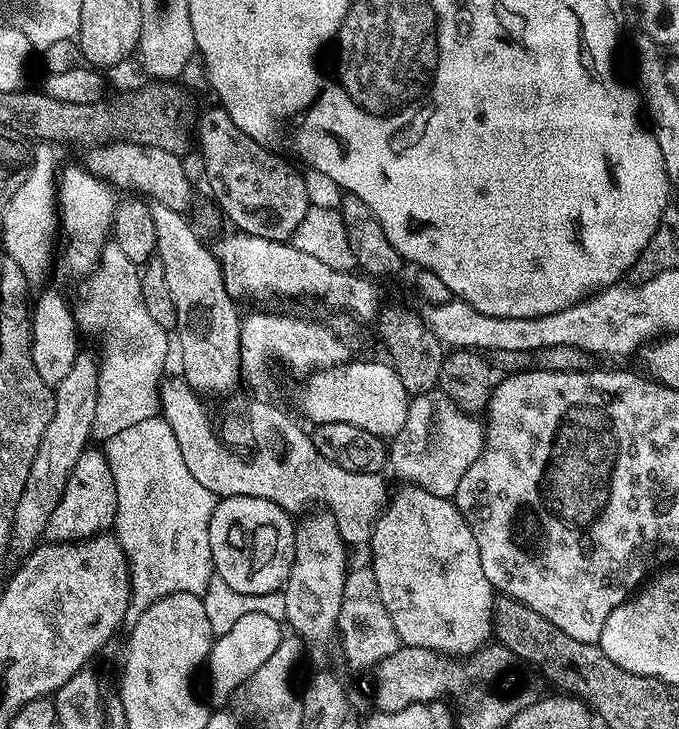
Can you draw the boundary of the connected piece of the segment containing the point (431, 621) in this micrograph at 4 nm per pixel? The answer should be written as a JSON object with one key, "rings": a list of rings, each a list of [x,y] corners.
{"rings":[[[400,486],[391,493],[390,499],[384,505],[384,511],[376,519],[376,525],[372,528],[370,549],[372,548],[372,560],[370,566],[374,570],[374,578],[378,578],[378,594],[382,594],[382,606],[386,606],[386,614],[390,614],[390,622],[394,622],[394,630],[398,630],[398,638],[401,645],[418,646],[422,650],[434,650],[457,658],[470,658],[475,652],[480,651],[494,636],[494,609],[498,599],[492,584],[486,578],[482,570],[482,558],[478,554],[478,542],[470,530],[464,515],[457,510],[455,503],[449,498],[438,498],[426,490],[415,486]]]}

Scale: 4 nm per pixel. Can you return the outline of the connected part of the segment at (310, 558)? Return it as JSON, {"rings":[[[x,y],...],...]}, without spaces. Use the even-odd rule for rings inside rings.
{"rings":[[[312,510],[301,520],[304,521],[296,524],[294,562],[282,591],[285,596],[287,627],[292,627],[289,629],[300,636],[309,649],[314,650],[322,647],[336,629],[338,610],[342,610],[342,586],[346,565],[349,563],[349,549],[340,537],[331,512]]]}

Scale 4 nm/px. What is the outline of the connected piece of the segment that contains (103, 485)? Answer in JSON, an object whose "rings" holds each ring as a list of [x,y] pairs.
{"rings":[[[89,446],[84,449],[78,462],[74,462],[74,470],[70,470],[70,478],[62,490],[62,496],[58,498],[58,504],[48,515],[44,536],[53,544],[74,544],[77,540],[88,540],[91,536],[107,533],[115,525],[117,510],[118,490],[114,490],[114,474],[110,474],[108,459],[104,457],[104,453],[99,447]]]}

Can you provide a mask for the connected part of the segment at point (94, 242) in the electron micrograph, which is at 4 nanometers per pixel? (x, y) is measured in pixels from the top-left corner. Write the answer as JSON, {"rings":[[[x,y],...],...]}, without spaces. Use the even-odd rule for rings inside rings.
{"rings":[[[72,164],[68,169],[61,171],[58,176],[58,224],[64,227],[64,236],[68,241],[64,244],[64,268],[72,276],[87,277],[100,260],[100,251],[104,249],[110,236],[112,216],[116,213],[118,203],[117,193],[107,180],[99,180],[87,167]]]}

